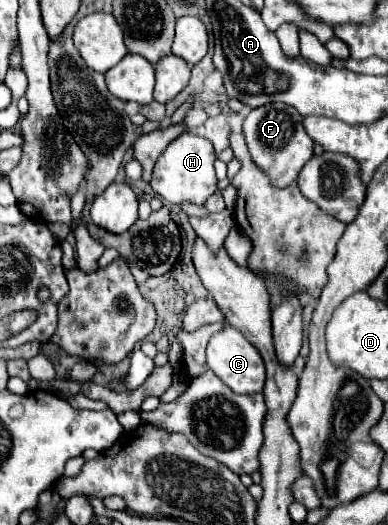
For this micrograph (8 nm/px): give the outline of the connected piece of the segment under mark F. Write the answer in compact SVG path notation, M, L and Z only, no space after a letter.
M263 105L249 111L243 121L243 133L251 151L253 161L271 177L273 185L287 187L295 183L303 165L313 157L313 141L303 127L303 117L291 105Z

